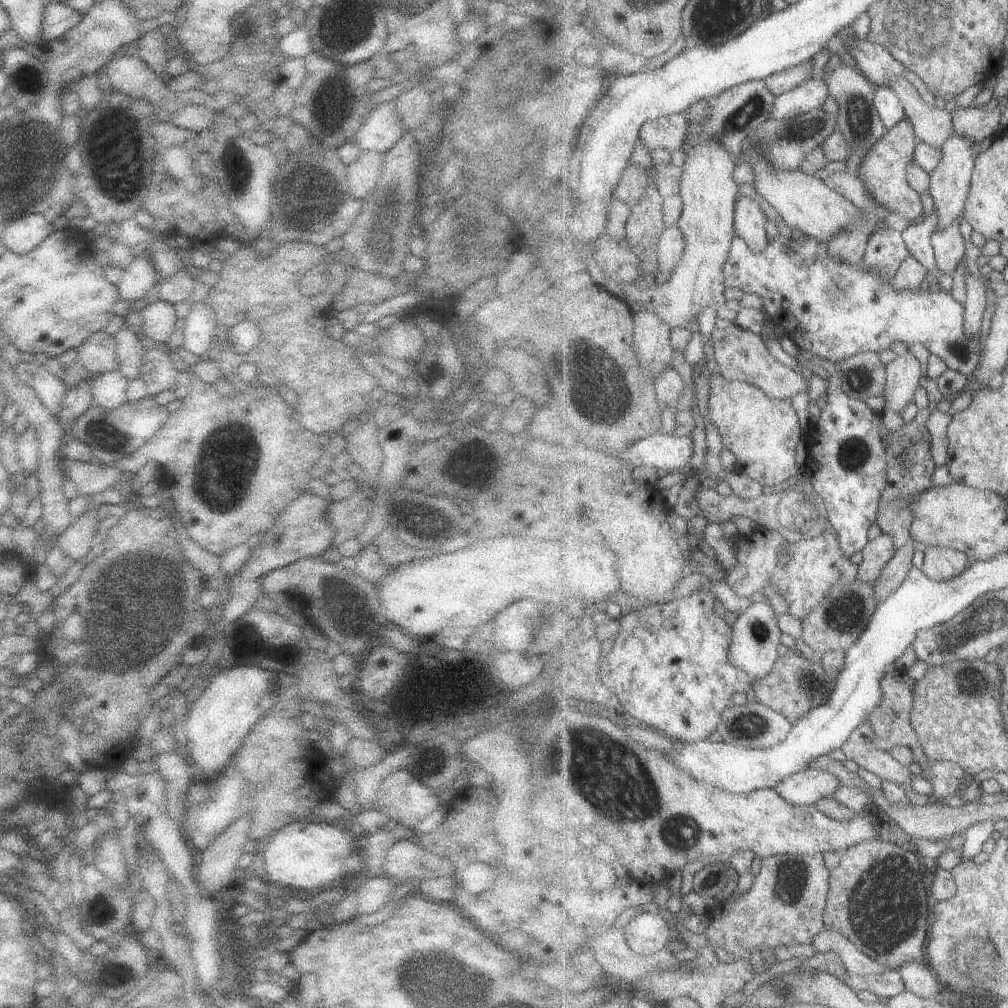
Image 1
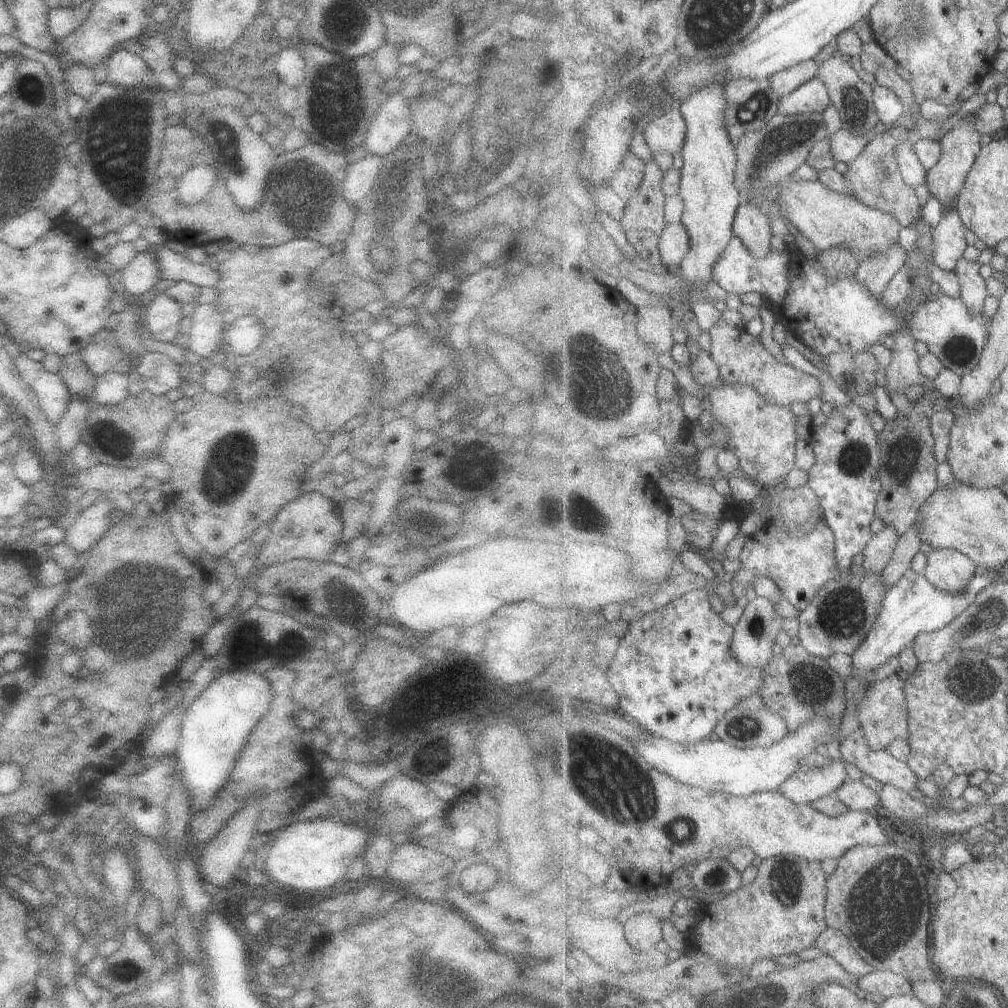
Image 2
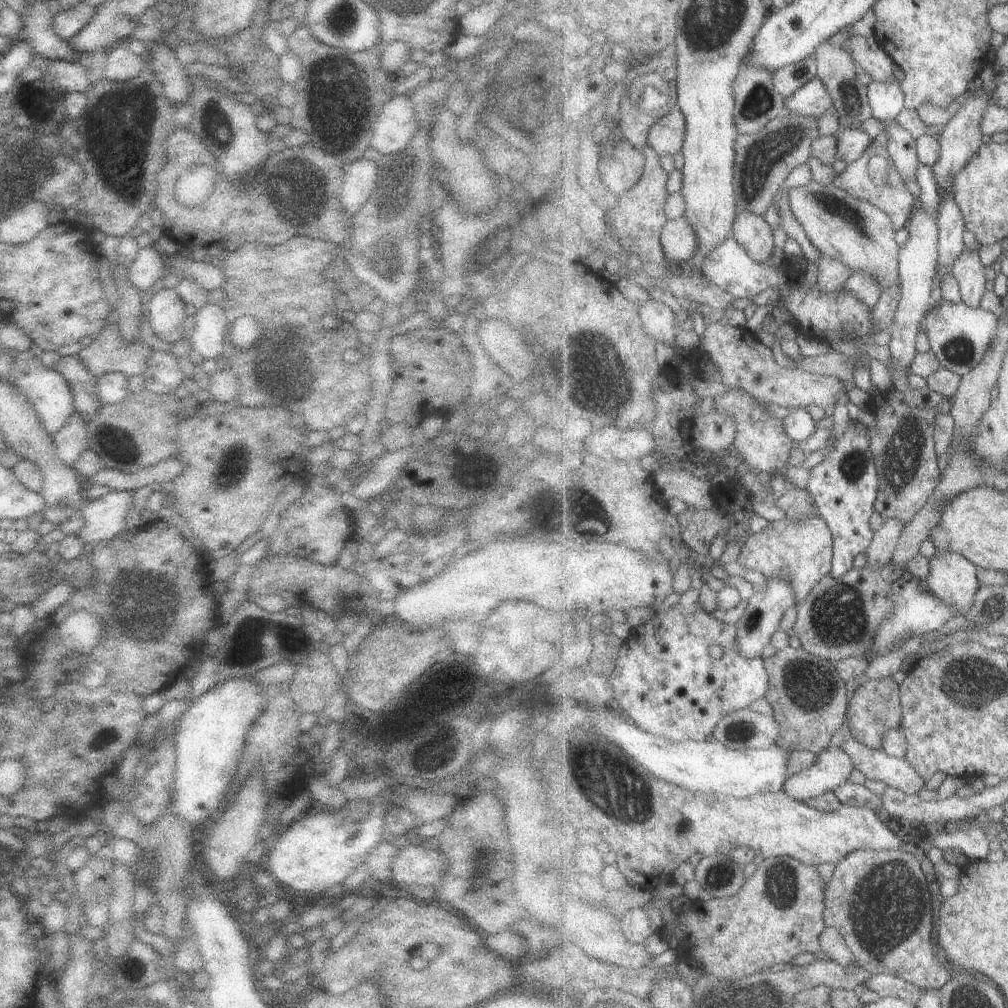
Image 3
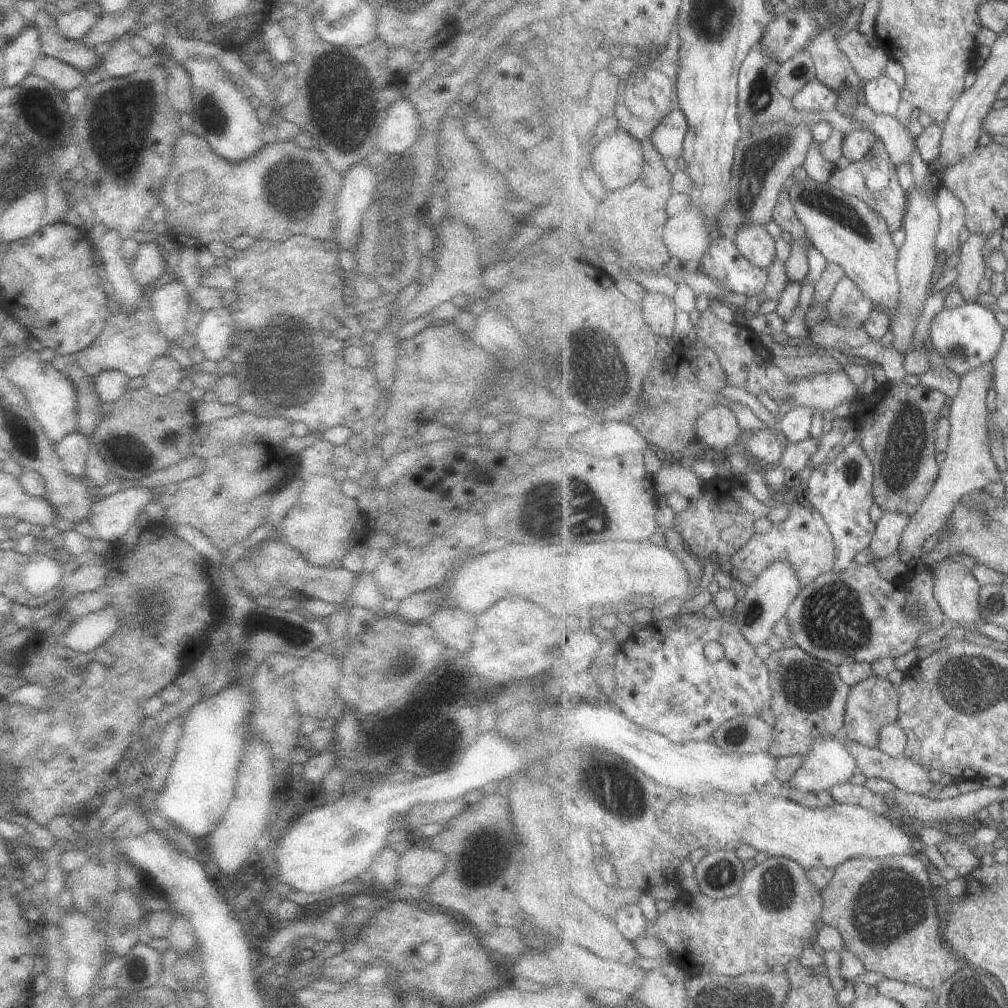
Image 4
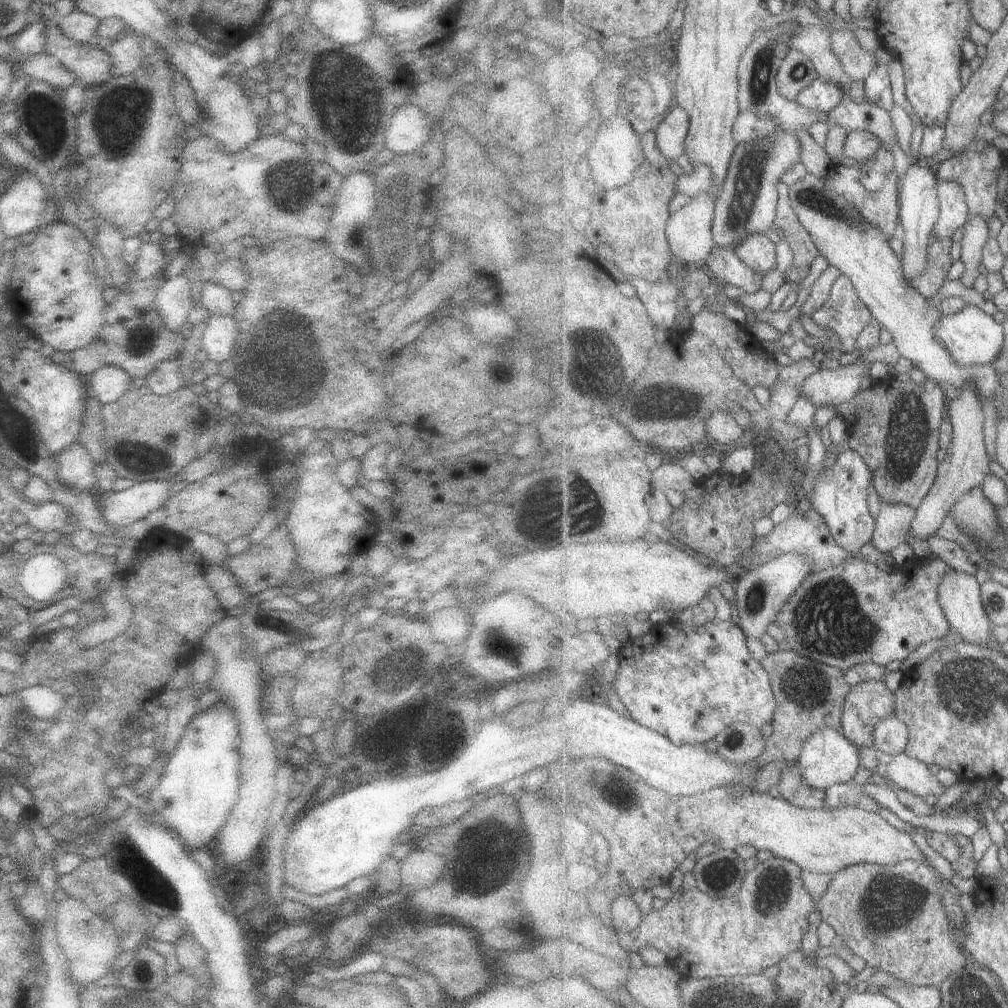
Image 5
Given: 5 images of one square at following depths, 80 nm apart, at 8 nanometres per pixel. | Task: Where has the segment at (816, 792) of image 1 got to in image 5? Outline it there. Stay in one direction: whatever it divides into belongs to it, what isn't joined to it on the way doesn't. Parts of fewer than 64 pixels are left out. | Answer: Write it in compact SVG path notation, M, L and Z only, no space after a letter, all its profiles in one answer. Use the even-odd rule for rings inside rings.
M833 728L815 730L815 733L807 738L798 760L805 786L823 791L828 791L840 783L852 782L861 767L860 748L850 742L841 731Z

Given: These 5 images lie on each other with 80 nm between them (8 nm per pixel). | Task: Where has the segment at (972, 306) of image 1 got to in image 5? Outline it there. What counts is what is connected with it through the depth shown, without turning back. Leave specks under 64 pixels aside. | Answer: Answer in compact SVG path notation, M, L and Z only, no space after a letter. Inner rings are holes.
M969 214L968 222L963 228L965 232L960 242L962 246L961 260L966 269L960 280L965 286L973 286L977 282L977 278L981 276L979 268L982 264L983 248L985 248L987 240L990 238L988 224L987 218Z

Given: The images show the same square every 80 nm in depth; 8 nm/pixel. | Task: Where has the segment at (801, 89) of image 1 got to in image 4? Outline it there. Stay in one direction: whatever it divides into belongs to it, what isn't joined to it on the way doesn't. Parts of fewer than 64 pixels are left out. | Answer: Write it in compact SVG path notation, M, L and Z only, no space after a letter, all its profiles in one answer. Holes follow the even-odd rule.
M819 79L812 80L792 98L792 105L802 111L821 111L828 113L836 108L838 96Z

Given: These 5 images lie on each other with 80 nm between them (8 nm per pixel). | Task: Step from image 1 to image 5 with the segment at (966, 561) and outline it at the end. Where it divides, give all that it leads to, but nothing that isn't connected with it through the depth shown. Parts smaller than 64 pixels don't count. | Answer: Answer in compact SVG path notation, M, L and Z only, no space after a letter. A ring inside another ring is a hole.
M952 568L948 576L941 580L940 604L944 608L952 630L961 636L963 641L987 647L993 637L993 625L983 605L981 586L974 575Z

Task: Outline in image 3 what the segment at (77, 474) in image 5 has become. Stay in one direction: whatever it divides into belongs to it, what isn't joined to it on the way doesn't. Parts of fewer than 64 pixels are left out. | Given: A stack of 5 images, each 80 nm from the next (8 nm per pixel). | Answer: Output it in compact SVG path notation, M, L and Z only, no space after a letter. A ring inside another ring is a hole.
M73 411L68 421L54 434L54 444L57 456L71 468L74 468L75 459L86 446L86 422L79 411Z

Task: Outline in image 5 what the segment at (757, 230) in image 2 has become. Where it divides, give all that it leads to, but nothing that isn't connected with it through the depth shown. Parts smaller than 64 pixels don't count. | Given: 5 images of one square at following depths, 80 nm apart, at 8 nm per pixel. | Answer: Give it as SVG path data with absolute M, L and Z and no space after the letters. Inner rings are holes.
M765 233L747 236L736 246L736 255L747 266L765 276L777 264L777 246Z

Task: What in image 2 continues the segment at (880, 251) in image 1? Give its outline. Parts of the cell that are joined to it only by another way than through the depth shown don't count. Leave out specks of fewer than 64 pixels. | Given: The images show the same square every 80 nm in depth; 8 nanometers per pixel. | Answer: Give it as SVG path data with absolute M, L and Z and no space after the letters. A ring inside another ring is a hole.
M893 243L885 252L861 261L854 277L870 291L881 295L906 264L907 253L908 250L901 243Z

